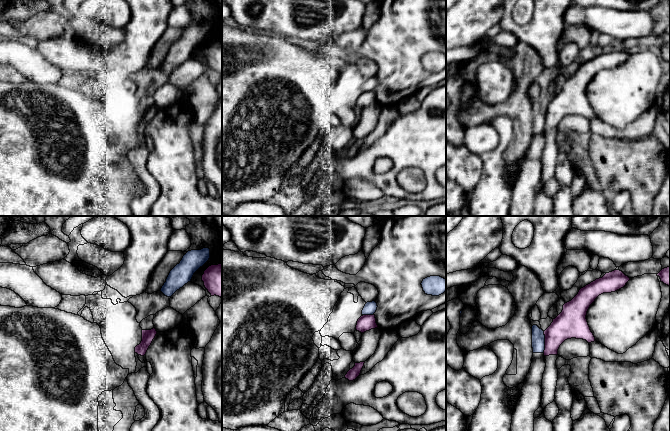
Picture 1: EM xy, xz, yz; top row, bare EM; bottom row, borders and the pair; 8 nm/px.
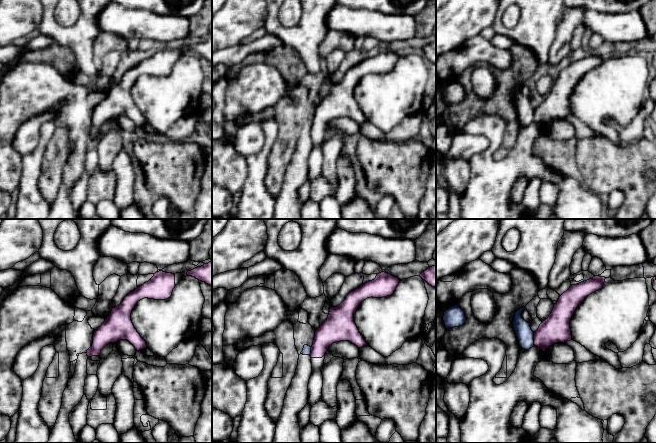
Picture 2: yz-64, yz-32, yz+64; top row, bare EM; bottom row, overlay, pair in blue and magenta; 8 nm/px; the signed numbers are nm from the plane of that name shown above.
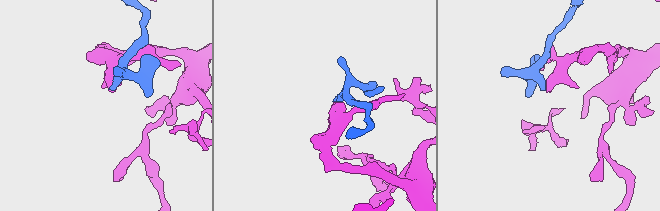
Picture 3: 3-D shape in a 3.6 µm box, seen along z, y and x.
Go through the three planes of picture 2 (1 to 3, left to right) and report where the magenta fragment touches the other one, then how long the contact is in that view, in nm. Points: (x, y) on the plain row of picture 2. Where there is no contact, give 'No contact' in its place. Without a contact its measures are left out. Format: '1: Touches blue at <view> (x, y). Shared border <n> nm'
1: No contact
2: Touches blue at yz-32 (310, 127). Shared border 70 nm
3: Touches blue at yz+64 (533, 115). Shared border 100 nm

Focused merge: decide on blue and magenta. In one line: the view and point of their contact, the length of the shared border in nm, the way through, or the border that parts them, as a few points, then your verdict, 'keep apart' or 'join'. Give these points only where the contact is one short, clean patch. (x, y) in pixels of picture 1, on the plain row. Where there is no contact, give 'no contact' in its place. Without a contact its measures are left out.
contact yz (544, 118); length 180 nm; border yz (543, 107), (544, 128); keep apart

